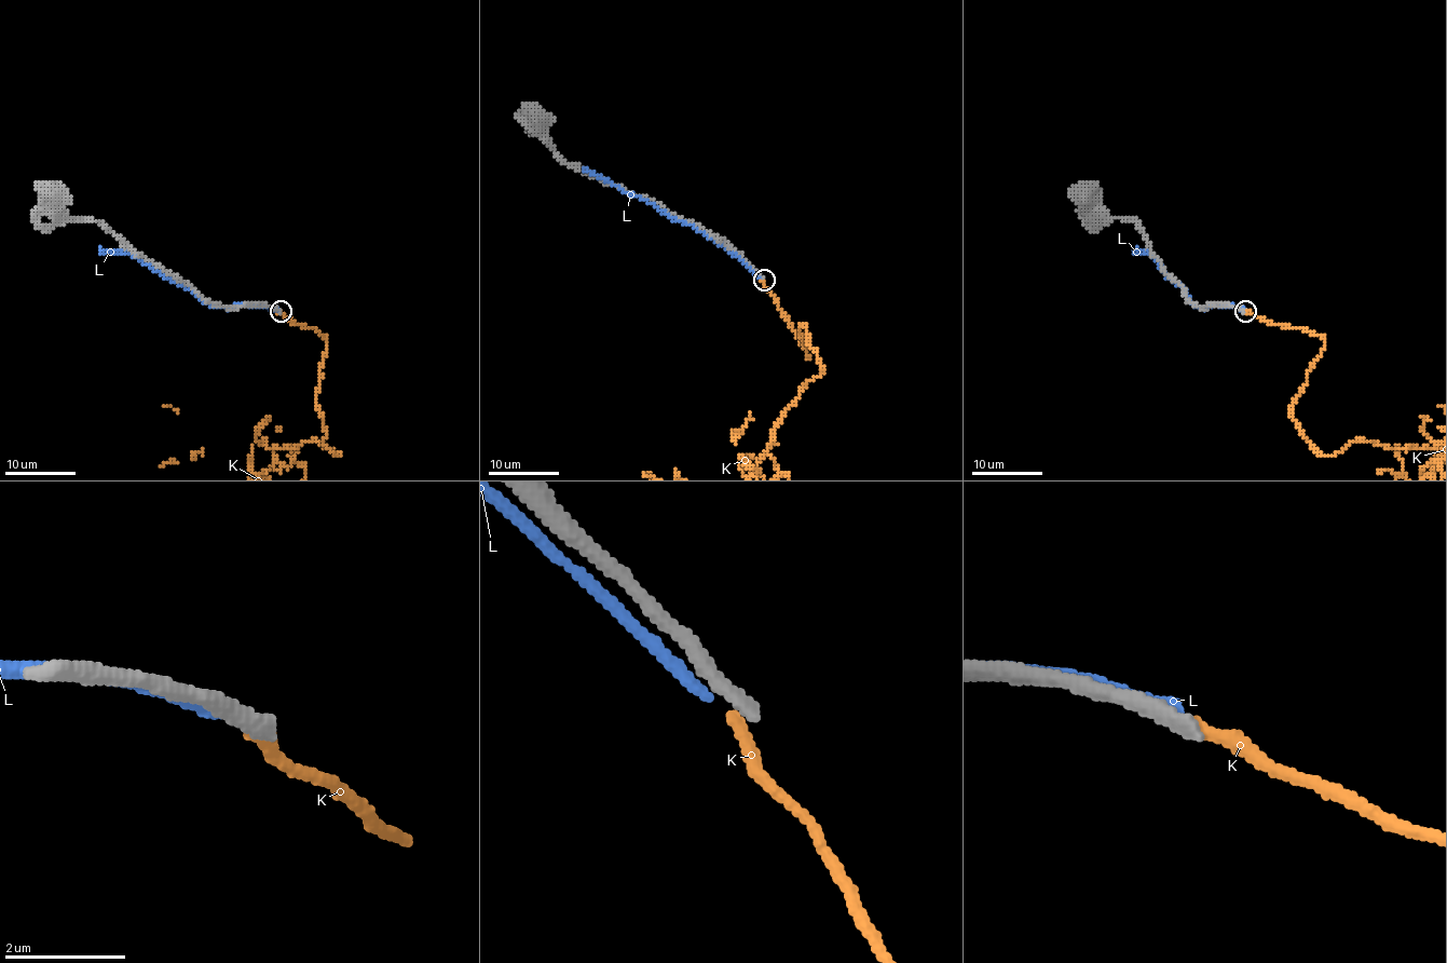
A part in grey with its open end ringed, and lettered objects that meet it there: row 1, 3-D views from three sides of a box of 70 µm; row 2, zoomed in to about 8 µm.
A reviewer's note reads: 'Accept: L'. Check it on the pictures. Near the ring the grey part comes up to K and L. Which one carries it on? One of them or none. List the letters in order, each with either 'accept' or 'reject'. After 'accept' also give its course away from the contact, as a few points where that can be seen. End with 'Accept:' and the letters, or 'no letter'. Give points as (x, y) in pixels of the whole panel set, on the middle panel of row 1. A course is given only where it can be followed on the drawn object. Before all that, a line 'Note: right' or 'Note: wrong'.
Note: wrong
K: reject
L: reject
Accept: no letter

